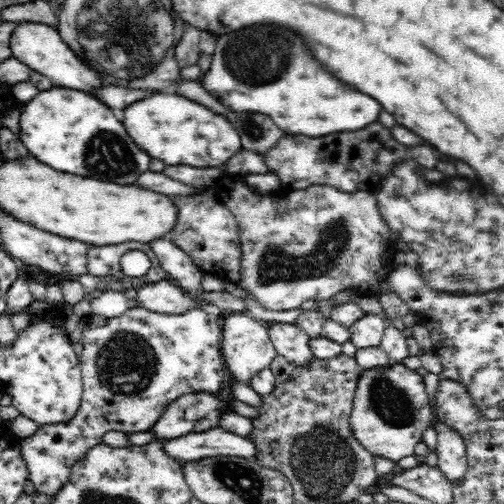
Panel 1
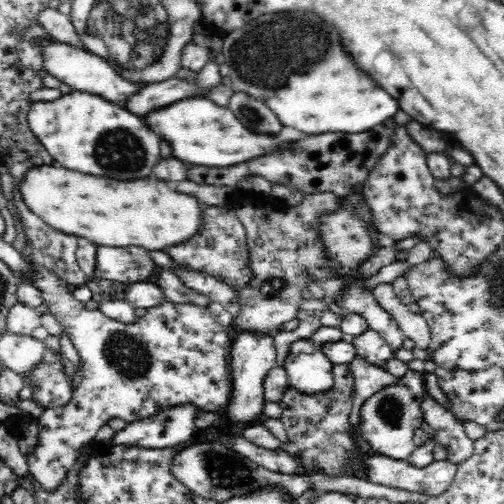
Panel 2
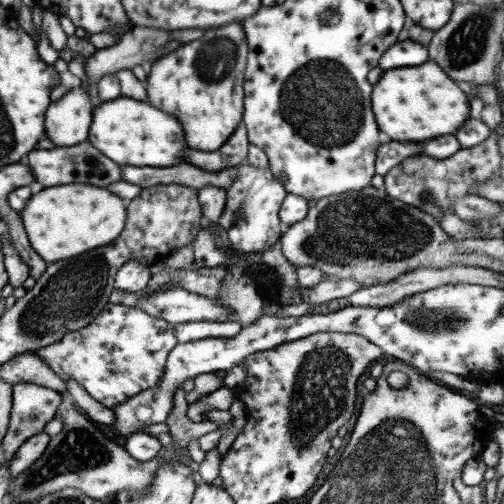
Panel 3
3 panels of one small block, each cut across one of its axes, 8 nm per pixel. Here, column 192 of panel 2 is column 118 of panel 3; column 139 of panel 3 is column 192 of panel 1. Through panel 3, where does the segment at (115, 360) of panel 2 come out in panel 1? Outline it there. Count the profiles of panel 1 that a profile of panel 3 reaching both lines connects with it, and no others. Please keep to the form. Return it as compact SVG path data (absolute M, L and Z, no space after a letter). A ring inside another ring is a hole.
M140 306L116 318L92 316L90 326L82 332L84 400L76 418L66 424L38 428L34 436L22 442L22 458L38 494L54 498L70 480L74 464L94 446L104 444L108 432L146 434L180 396L194 392L228 394L234 376L222 356L222 318L200 308L170 316Z

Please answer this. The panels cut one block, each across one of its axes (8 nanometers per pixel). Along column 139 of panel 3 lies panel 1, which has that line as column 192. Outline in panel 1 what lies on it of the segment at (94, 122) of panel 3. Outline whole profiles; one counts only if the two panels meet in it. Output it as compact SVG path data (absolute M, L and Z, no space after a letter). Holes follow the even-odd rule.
M170 90L162 94L150 94L144 100L124 108L122 124L142 152L146 152L150 158L162 160L166 166L220 166L236 150L240 150L236 130L230 126L230 122L226 122L226 118L216 116L204 106L190 102L188 98Z

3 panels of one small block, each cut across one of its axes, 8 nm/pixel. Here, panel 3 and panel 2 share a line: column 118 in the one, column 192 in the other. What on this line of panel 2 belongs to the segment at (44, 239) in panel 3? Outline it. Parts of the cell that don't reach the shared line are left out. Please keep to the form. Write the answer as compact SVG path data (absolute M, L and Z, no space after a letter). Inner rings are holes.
M30 168L20 182L26 206L52 228L86 238L96 246L144 246L150 252L172 250L198 234L202 208L198 200L168 188L160 180L120 182L86 176L66 168ZM172 246L172 248L166 248Z

